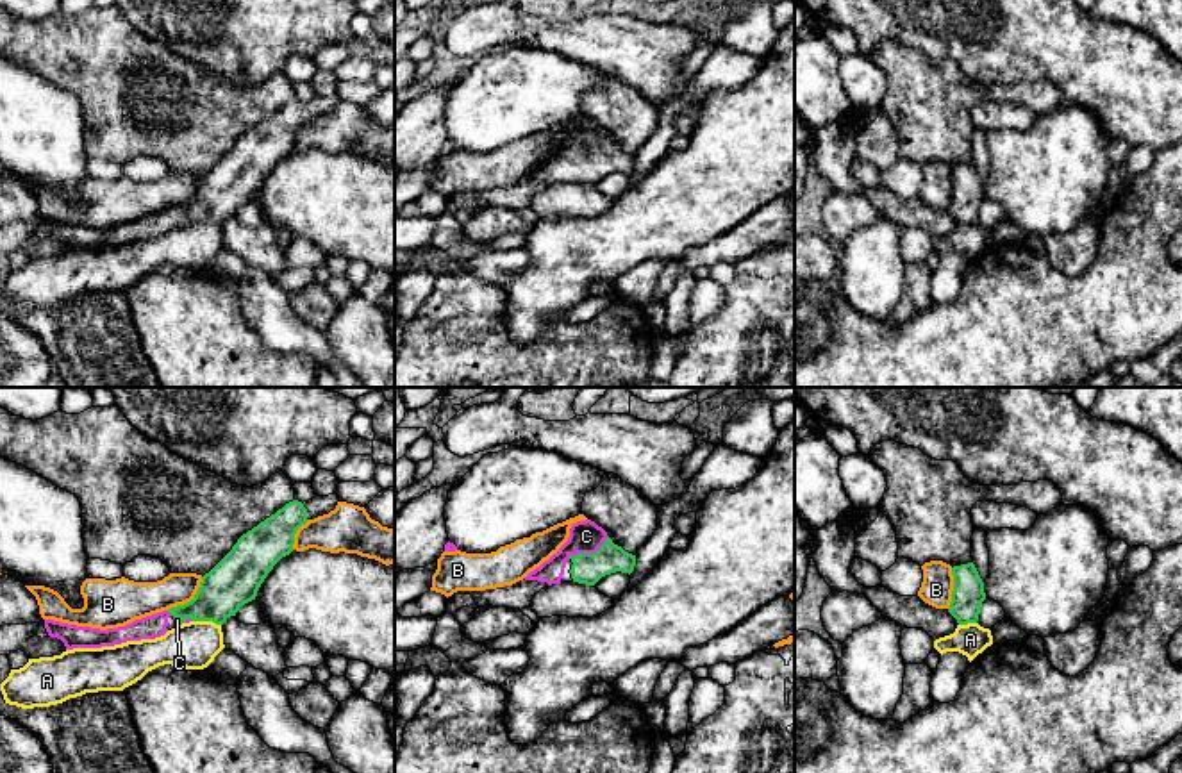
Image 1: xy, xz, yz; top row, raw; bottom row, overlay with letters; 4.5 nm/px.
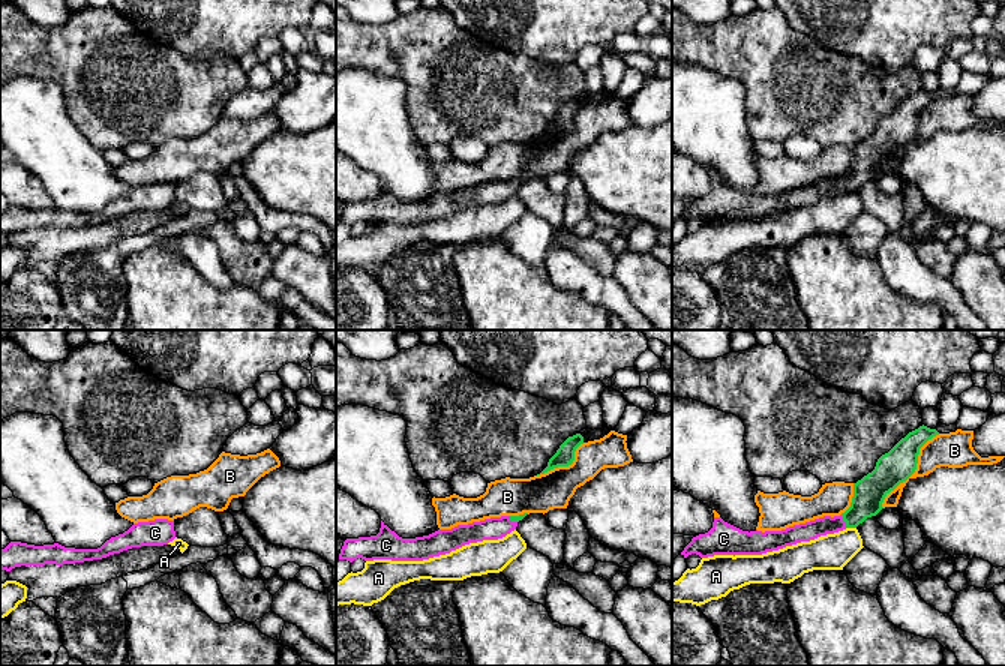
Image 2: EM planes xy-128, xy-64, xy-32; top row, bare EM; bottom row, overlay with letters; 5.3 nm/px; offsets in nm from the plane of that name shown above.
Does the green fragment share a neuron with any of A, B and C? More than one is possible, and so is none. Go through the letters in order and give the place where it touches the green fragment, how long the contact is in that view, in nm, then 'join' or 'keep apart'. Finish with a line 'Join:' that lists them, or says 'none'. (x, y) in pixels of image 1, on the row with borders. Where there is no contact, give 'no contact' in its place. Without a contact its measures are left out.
A: contact xy (208, 620); length 130 nm; keep apart
B: contact xy (191, 600); length 220 nm; keep apart
C: contact xz (590, 554); length 200 nm; join
Join: C

